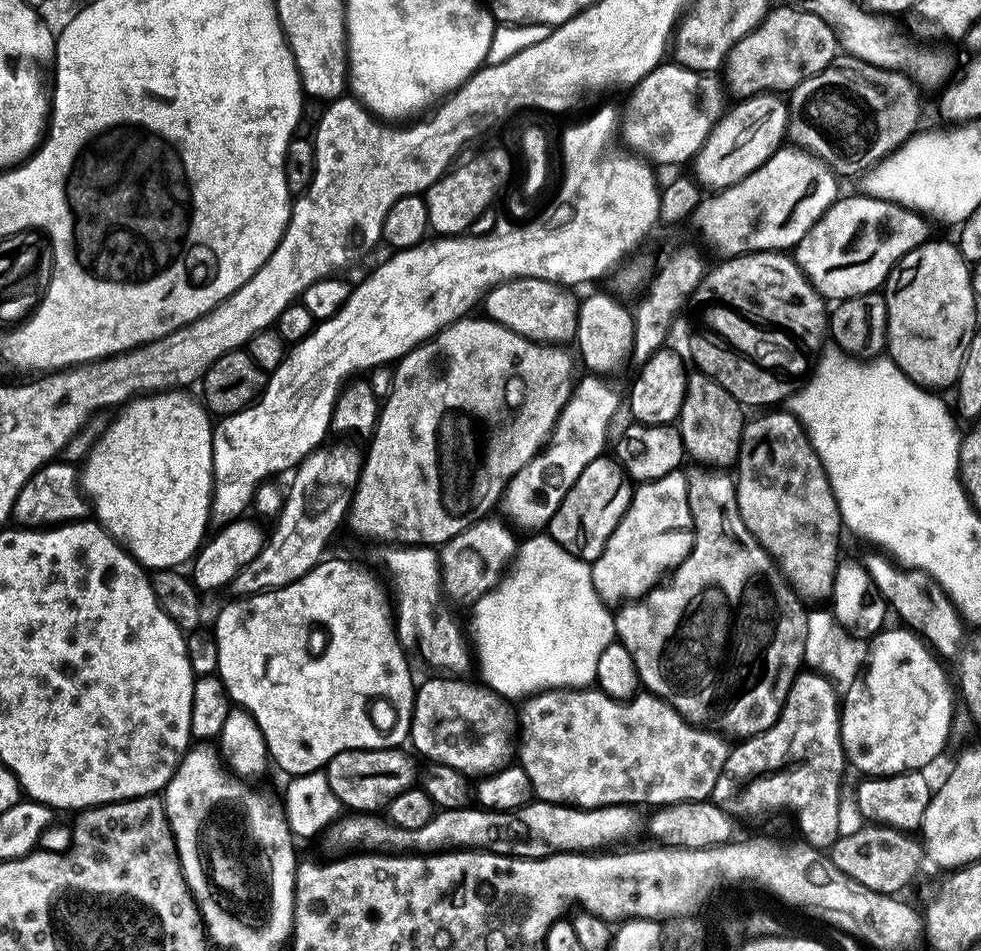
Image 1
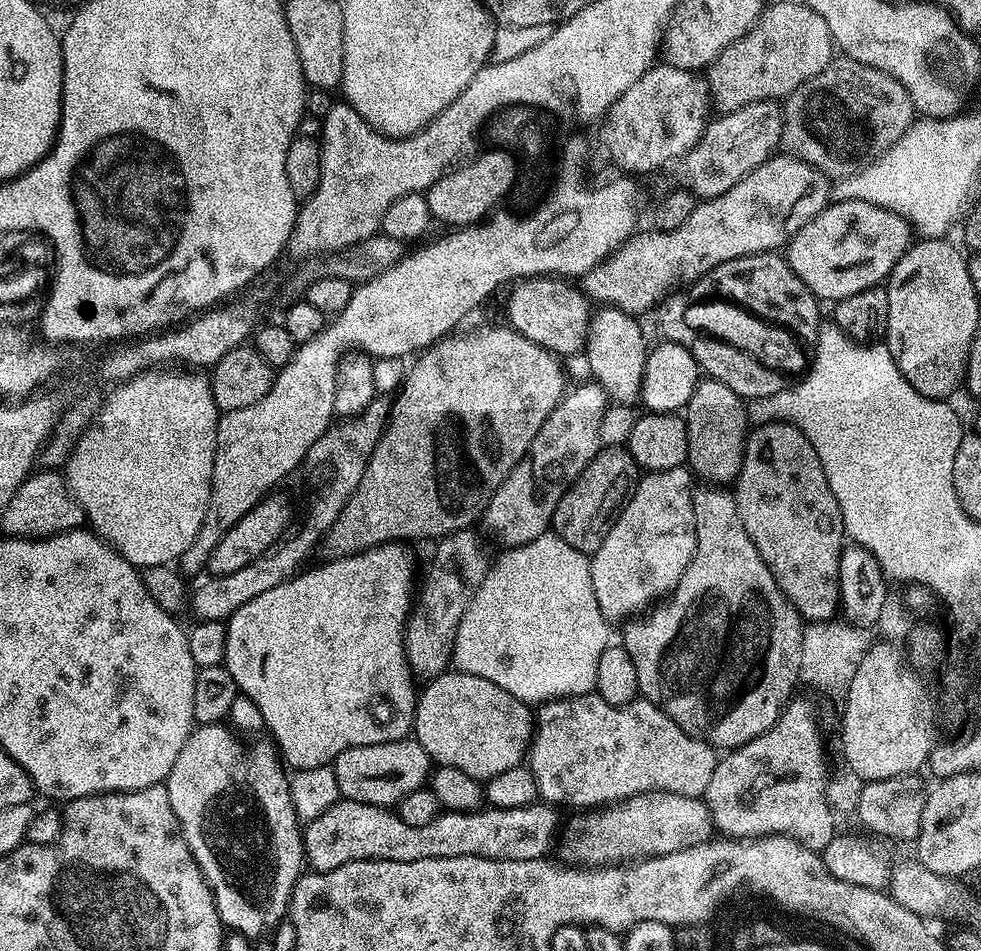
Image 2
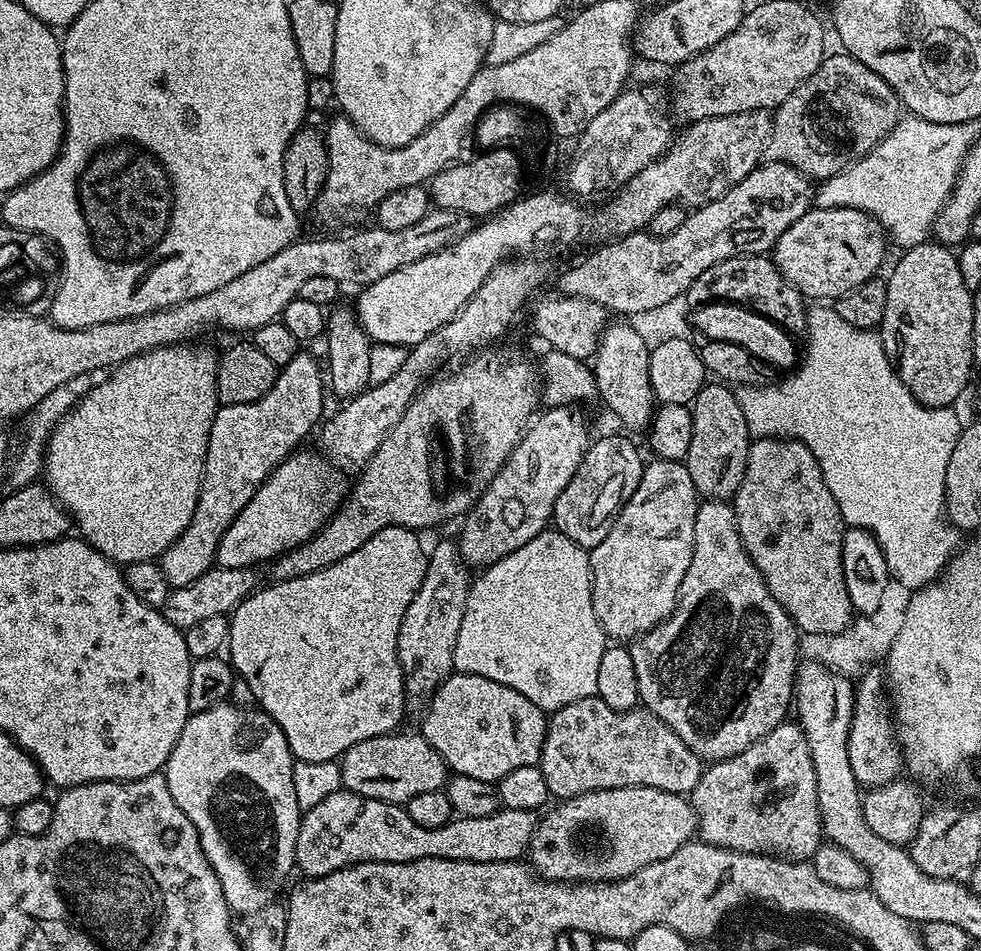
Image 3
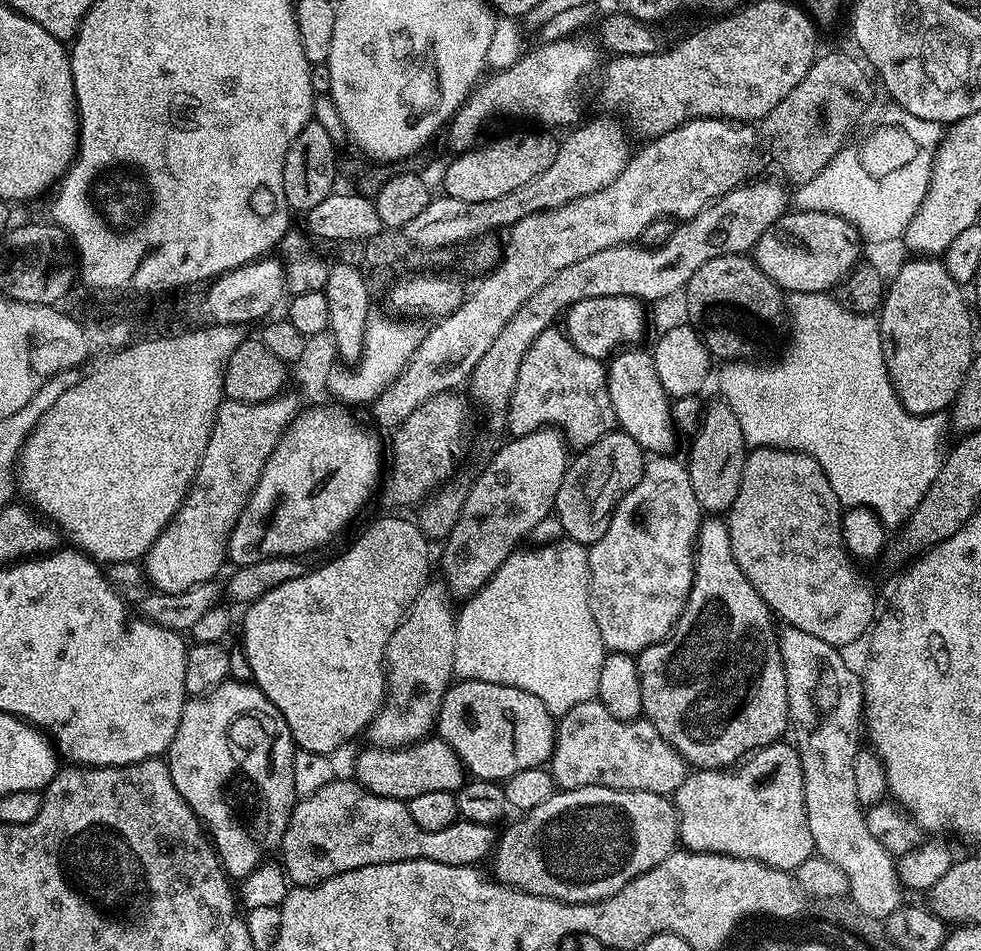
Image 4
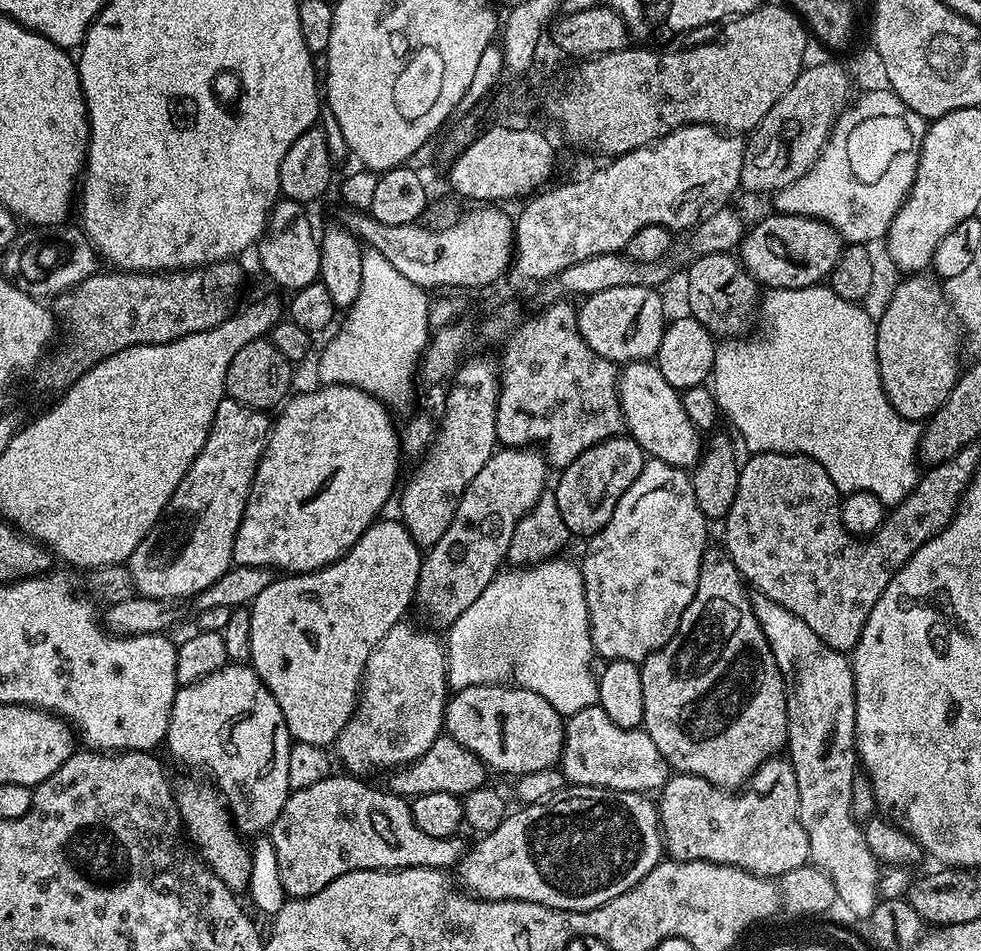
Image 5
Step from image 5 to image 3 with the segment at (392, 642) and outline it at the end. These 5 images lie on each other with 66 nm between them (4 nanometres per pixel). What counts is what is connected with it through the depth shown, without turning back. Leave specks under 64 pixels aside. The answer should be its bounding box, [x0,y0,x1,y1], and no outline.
[396,540,470,698]

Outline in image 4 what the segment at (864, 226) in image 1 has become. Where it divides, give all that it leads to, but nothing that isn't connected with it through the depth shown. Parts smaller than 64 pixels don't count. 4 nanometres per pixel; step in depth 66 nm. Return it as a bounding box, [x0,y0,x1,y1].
[754,210,861,293]

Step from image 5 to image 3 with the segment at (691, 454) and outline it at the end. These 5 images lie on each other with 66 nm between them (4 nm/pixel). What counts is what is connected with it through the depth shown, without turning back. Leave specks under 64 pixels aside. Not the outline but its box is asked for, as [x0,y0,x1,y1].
[594,323,654,429]

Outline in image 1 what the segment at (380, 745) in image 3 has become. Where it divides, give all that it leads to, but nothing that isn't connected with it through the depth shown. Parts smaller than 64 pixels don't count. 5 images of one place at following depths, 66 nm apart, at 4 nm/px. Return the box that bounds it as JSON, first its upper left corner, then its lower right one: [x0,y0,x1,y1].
[326,747,418,813]

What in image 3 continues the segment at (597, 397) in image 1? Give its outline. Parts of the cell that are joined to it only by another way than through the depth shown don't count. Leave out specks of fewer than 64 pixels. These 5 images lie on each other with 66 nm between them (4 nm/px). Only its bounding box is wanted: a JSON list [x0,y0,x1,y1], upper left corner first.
[458,406,590,570]

